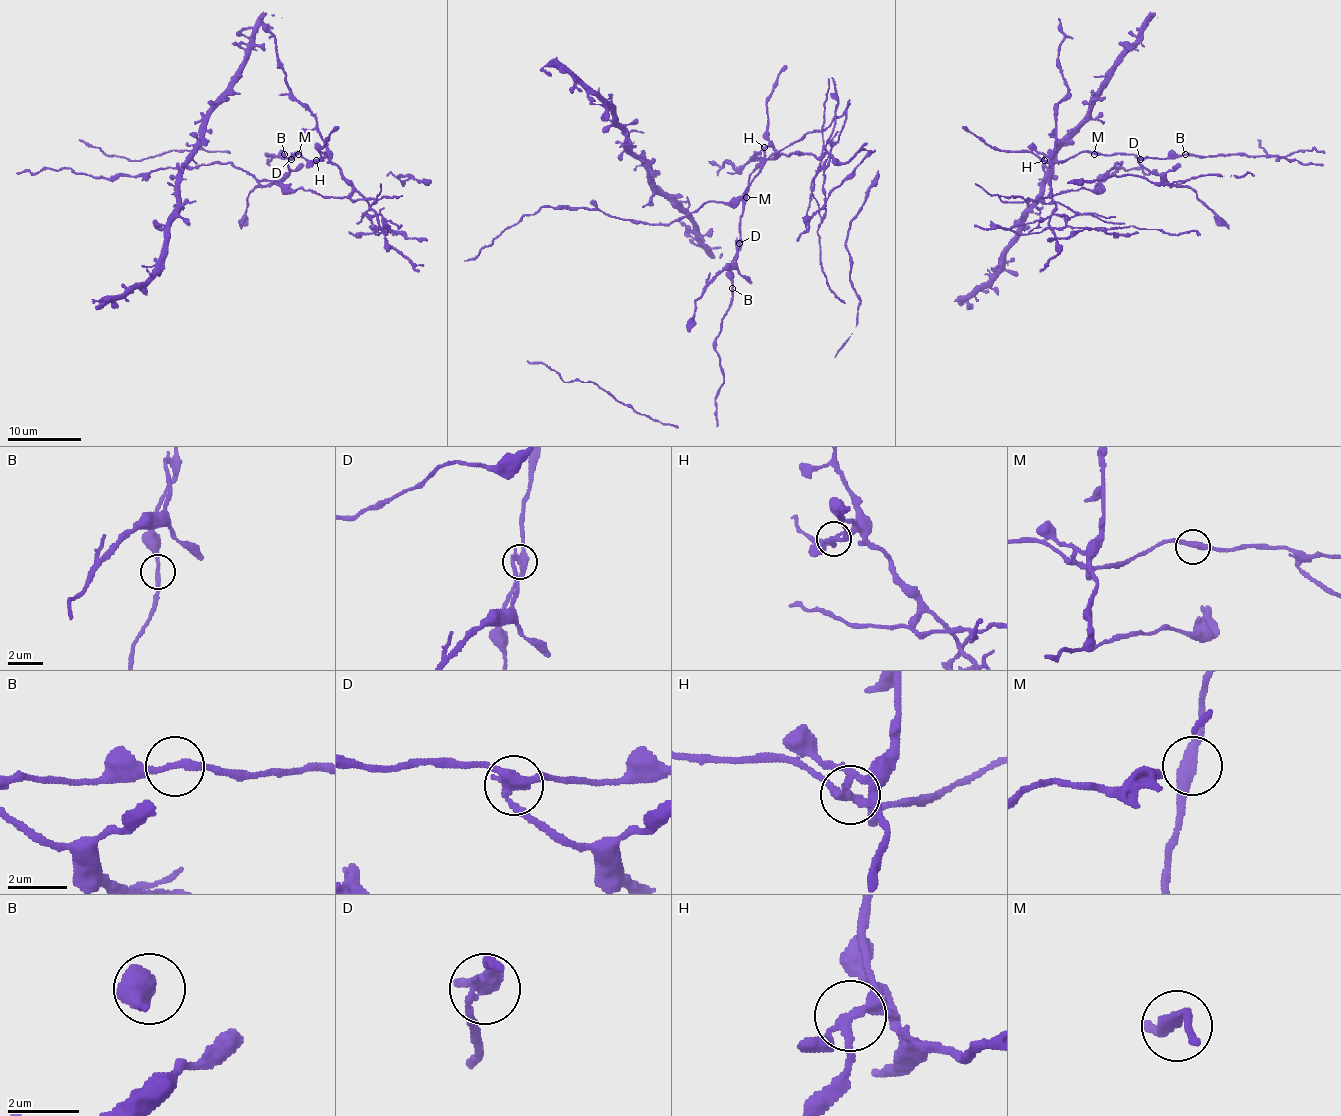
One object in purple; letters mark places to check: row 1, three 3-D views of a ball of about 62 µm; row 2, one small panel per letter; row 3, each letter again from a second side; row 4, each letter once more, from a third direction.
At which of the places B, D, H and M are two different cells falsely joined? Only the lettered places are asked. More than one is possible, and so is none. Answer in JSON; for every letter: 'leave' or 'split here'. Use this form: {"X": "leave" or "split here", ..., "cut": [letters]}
{"B": "leave", "D": "split here", "H": "split here", "M": "leave", "cut": ["D", "H"]}

